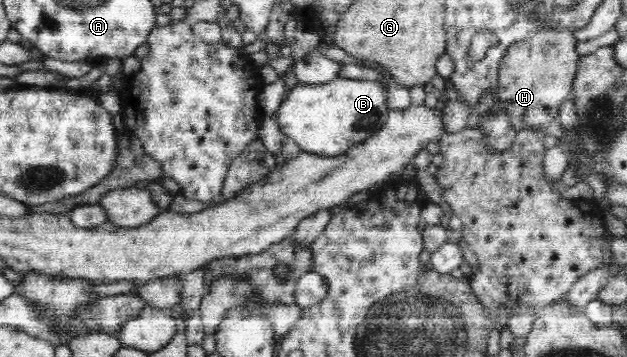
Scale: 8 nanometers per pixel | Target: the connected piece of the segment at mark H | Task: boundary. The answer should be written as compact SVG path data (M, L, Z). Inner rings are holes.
M545 28L545 30L535 31L533 35L522 39L521 42L511 44L509 50L506 50L499 64L499 82L495 98L502 109L508 112L509 122L517 133L525 130L526 127L531 130L545 131L545 127L557 117L563 100L569 96L578 69L580 54L576 51L576 44L576 38L571 30Z

